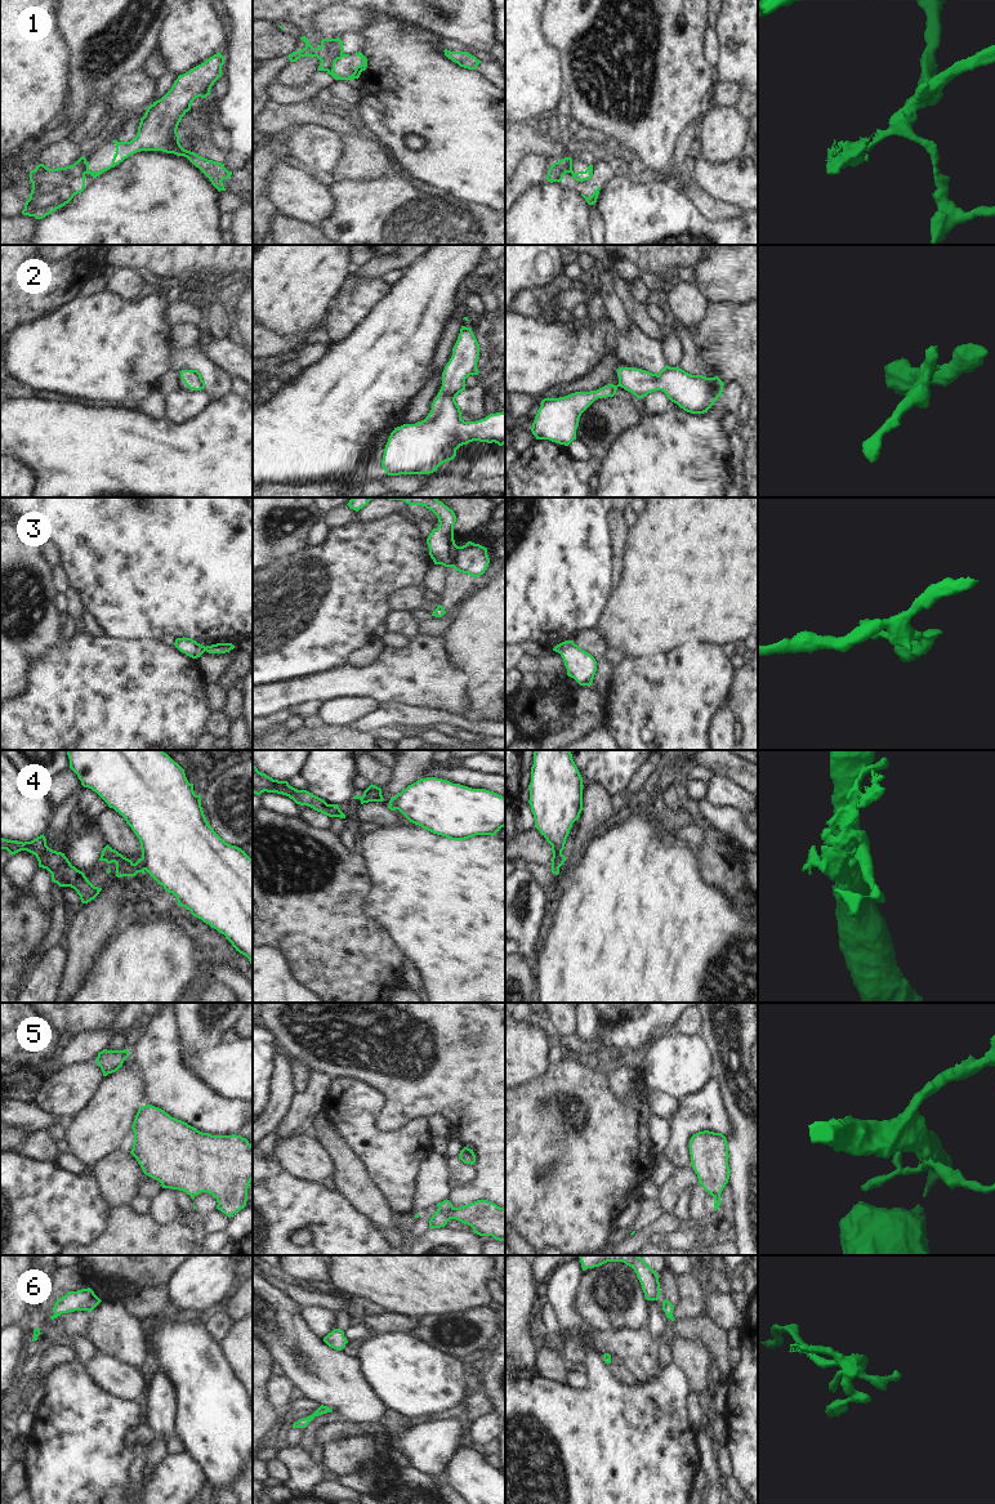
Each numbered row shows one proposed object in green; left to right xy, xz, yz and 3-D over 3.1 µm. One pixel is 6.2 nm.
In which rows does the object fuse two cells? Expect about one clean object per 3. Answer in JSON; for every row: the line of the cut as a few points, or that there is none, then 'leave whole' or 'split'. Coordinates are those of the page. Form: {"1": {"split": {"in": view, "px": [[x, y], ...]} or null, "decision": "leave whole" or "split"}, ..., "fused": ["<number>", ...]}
{"1": {"split": {"in": "xz", "px": [[334, 61], [325, 70]]}, "decision": "split"}, "2": {"split": null, "decision": "leave whole"}, "3": {"split": {"in": "xz", "px": [[459, 547], [455, 559], [450, 566]]}, "decision": "split"}, "4": {"split": {"in": "yz", "px": [[562, 855], [558, 864], [552, 865]]}, "decision": "split"}, "5": {"split": {"in": "xz", "px": [[438, 1209], [449, 1210], [451, 1218]]}, "decision": "split"}, "6": {"split": null, "decision": "leave whole"}, "fused": ["1", "3", "4", "5"]}

